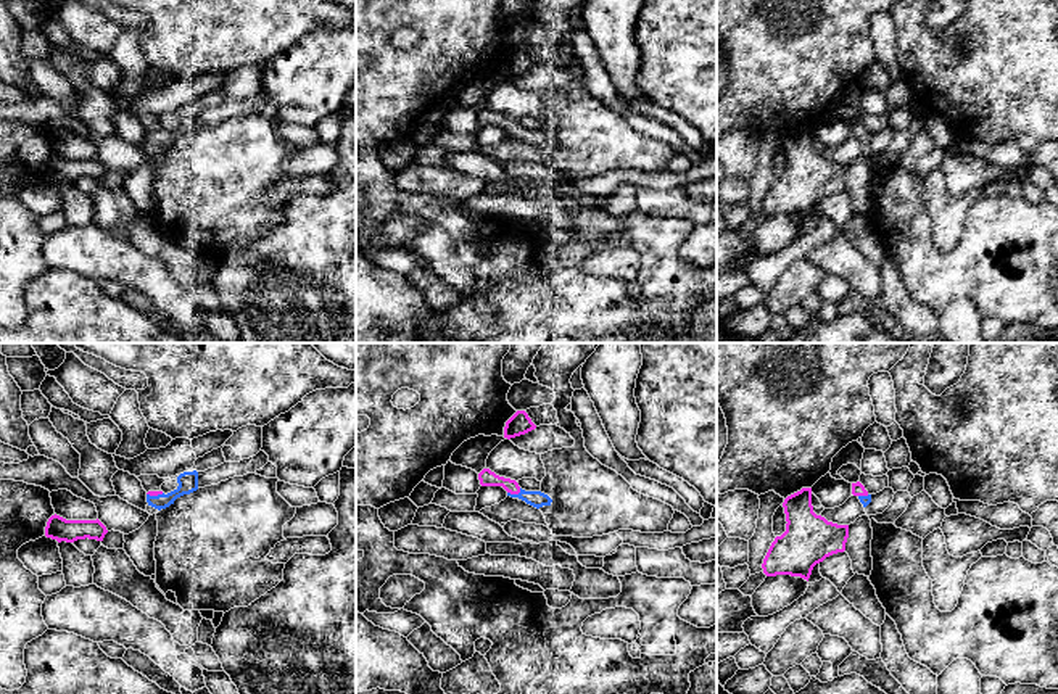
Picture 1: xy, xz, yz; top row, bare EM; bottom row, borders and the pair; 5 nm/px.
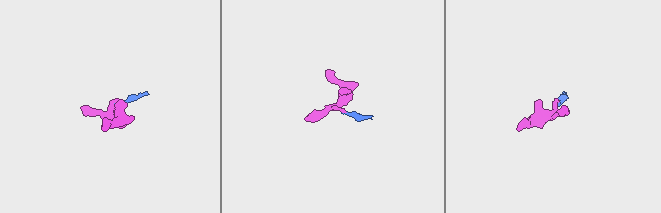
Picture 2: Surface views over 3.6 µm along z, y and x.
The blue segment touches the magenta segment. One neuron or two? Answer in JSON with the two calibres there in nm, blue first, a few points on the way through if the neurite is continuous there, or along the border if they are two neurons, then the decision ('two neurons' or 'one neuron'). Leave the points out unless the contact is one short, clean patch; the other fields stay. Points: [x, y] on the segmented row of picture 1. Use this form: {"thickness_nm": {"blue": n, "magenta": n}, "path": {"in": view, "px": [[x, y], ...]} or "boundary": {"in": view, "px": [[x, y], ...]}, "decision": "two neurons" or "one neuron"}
{"thickness_nm": {"blue": 80, "magenta": 80}, "path": {"in": "xz", "px": [[533, 498], [514, 495], [503, 482], [487, 477]]}, "decision": "one neuron"}

